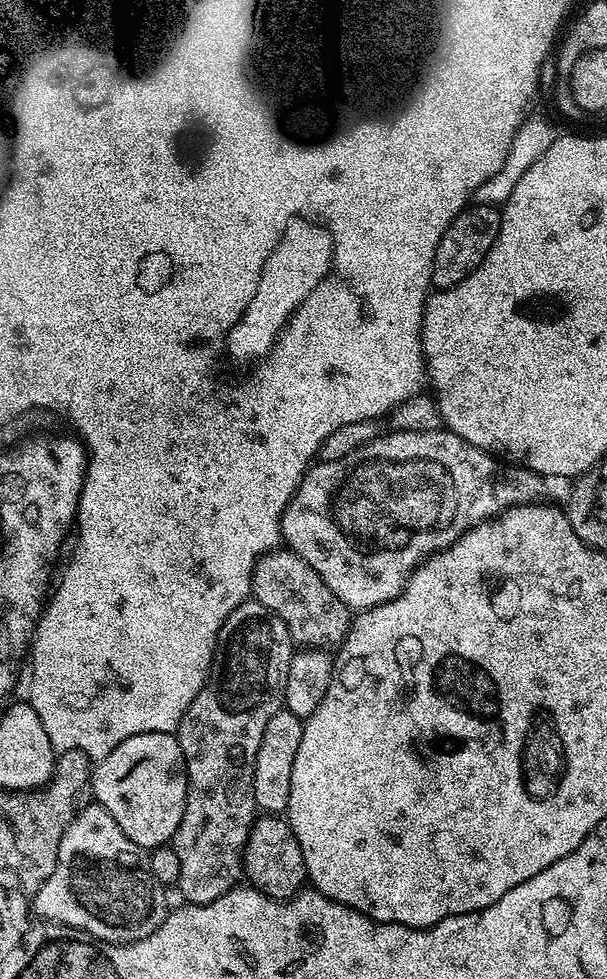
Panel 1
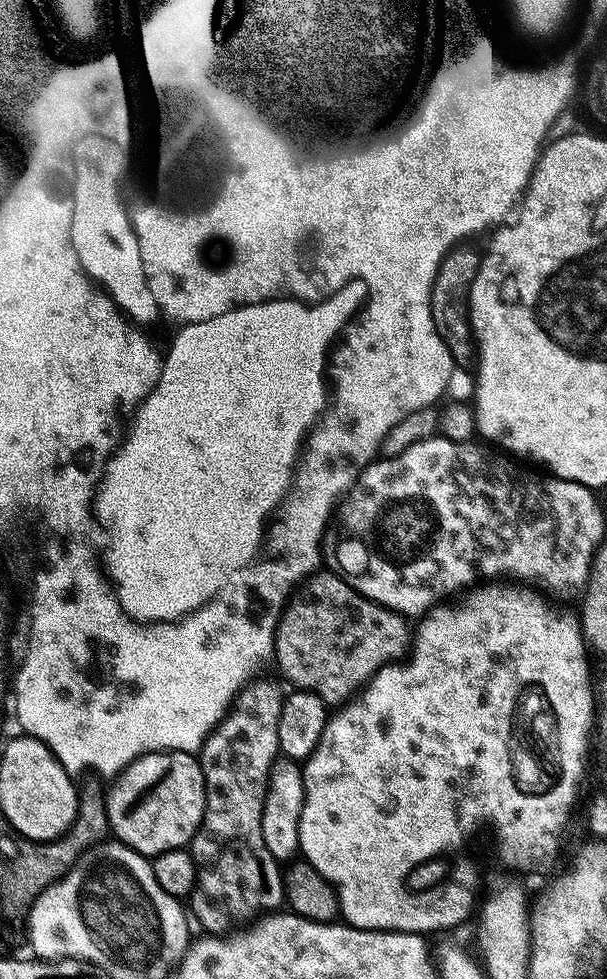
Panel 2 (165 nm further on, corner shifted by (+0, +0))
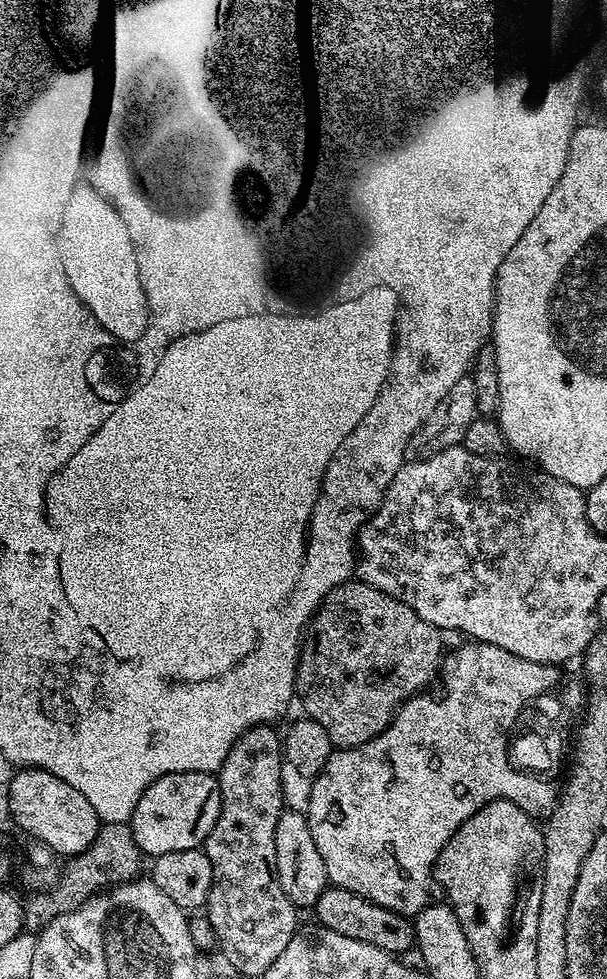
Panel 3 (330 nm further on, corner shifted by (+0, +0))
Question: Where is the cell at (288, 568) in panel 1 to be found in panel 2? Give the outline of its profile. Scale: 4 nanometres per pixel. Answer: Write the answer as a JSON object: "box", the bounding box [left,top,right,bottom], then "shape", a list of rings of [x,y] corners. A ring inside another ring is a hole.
{"box":[274,570,410,706],"shape":[[[317,570],[313,572],[303,584],[299,585],[299,587],[293,591],[284,611],[280,613],[280,620],[276,623],[274,661],[276,660],[277,666],[280,667],[281,674],[292,683],[291,687],[293,689],[302,692],[313,692],[314,694],[318,694],[318,698],[322,698],[325,704],[329,706],[339,706],[359,692],[360,689],[368,683],[368,679],[371,678],[379,668],[384,667],[386,664],[393,663],[405,655],[405,652],[410,646],[410,624],[400,613],[392,612],[380,604],[375,604],[372,600],[367,600],[362,593],[349,586],[347,580],[335,571],[332,571],[333,573],[324,571],[325,570]]]}

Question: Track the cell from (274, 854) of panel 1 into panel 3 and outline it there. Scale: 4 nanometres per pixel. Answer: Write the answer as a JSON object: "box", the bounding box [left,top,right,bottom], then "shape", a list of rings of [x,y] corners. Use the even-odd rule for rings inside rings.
{"box":[314,886,414,954],"shape":[[[329,886],[325,888],[320,897],[317,898],[314,911],[318,919],[319,927],[329,928],[338,934],[342,934],[351,940],[373,944],[383,952],[395,954],[404,952],[414,944],[414,924],[411,919],[399,916],[396,912],[384,908],[383,903],[370,900],[366,896],[360,896],[357,892],[351,892],[345,888]]]}

